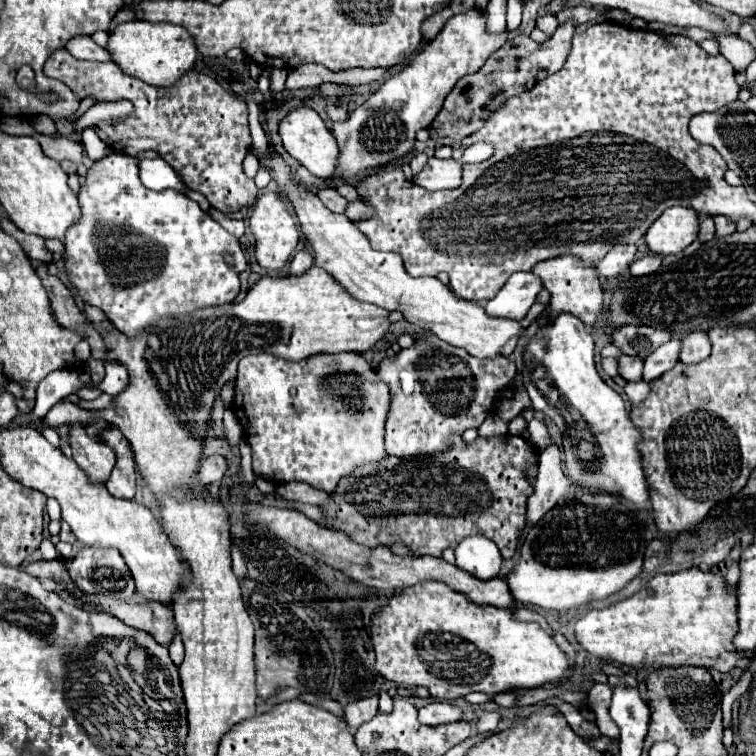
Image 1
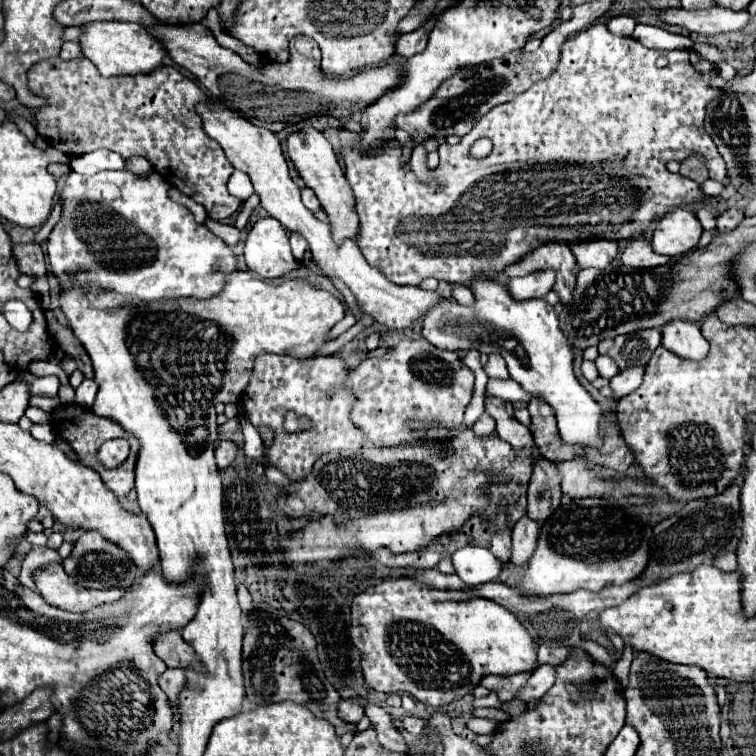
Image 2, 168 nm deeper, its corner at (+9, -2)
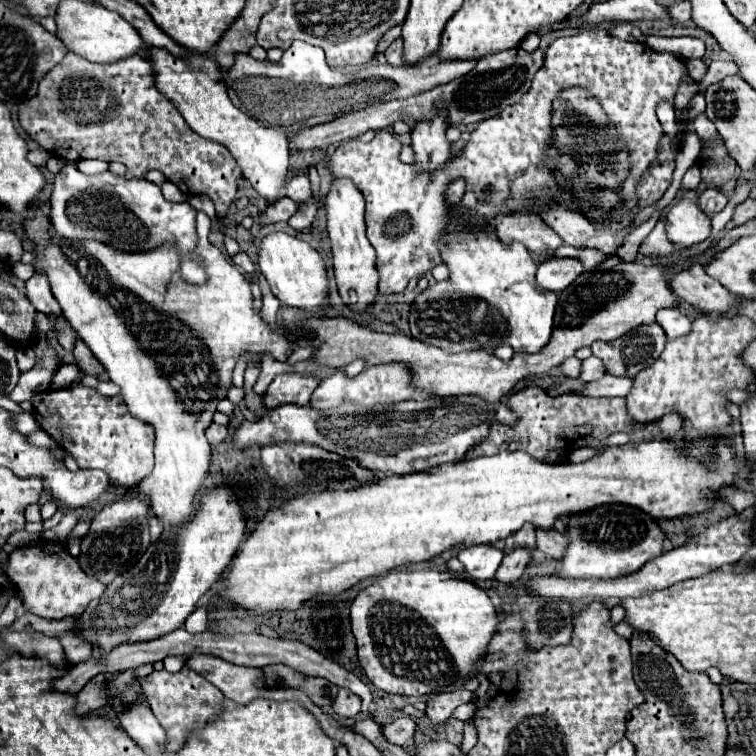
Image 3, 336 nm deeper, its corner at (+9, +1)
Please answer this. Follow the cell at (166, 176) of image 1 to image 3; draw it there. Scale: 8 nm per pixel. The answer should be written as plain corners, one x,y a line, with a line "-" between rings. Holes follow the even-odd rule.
82,159
78,163
78,169
86,175
96,175
96,173
102,173
108,169
108,163
102,161
102,159

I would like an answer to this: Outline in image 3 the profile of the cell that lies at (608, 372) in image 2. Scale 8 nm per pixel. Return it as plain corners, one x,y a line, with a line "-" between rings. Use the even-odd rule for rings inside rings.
588,357
582,361
582,373
580,373
582,381
596,381
604,375
606,375
604,363
598,357

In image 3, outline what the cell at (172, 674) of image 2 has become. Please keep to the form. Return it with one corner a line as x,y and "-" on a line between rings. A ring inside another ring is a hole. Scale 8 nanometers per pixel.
166,669
154,671
146,679
140,679
140,683
152,713
168,735
168,751
180,751
188,741
188,735
202,729
208,723
208,717
216,715
216,705
224,701
222,691
192,669
182,669
178,673
168,673

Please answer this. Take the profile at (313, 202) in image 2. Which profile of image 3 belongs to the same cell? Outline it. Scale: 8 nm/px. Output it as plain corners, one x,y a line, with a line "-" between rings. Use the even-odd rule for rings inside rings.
300,175
300,177
294,177
286,183
286,197
290,197
292,201
298,201
298,203
304,203
312,197
312,191
310,191
310,181
306,175

